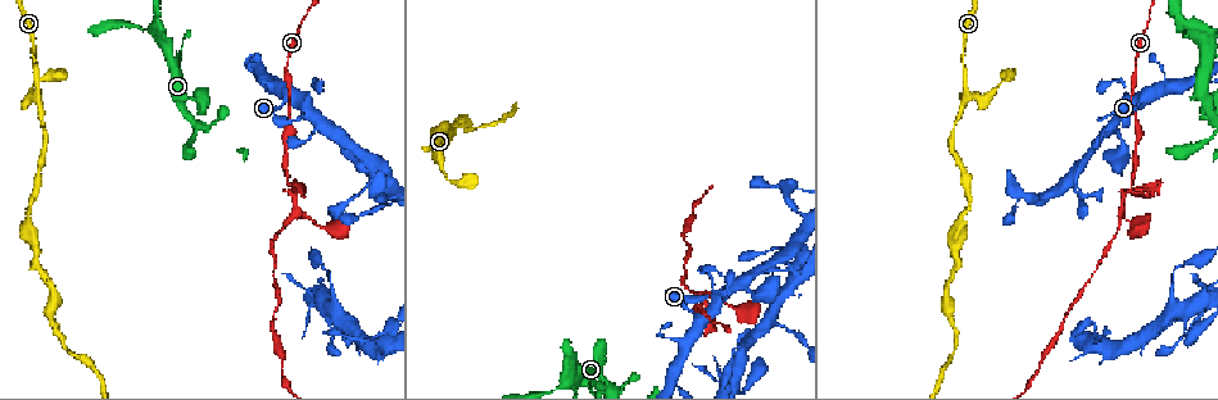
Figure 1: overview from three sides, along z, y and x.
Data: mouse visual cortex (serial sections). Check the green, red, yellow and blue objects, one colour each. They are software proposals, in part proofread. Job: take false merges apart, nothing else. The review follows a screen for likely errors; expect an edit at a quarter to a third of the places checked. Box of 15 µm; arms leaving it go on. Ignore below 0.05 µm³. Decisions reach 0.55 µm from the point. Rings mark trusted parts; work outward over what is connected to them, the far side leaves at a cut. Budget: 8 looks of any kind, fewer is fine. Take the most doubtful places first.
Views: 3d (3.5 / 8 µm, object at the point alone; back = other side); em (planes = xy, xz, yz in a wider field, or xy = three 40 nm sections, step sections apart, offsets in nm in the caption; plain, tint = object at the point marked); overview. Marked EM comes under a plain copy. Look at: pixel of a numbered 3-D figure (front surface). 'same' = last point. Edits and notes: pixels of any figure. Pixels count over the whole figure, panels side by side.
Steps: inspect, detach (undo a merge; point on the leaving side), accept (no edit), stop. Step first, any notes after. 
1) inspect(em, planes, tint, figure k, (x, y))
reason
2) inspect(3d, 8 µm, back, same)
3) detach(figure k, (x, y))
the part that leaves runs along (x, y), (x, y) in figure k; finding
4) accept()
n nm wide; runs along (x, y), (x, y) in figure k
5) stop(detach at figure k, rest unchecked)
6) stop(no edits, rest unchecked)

inspect(3d, 8 µm, figure 1, (706, 305))
two arms in line, one across

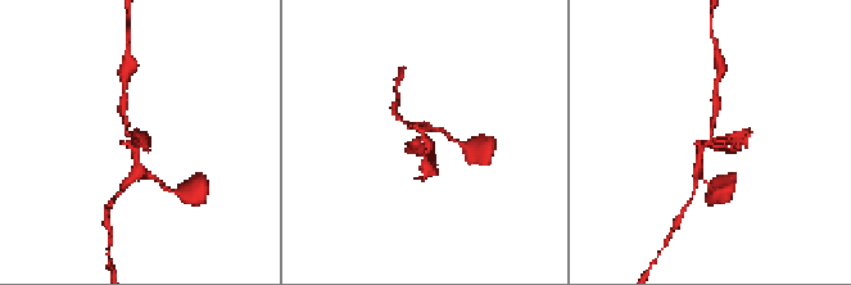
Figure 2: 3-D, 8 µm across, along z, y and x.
inspect(em, xy, step 3, tint, figure 2, (709, 141))
shape alone is not enough

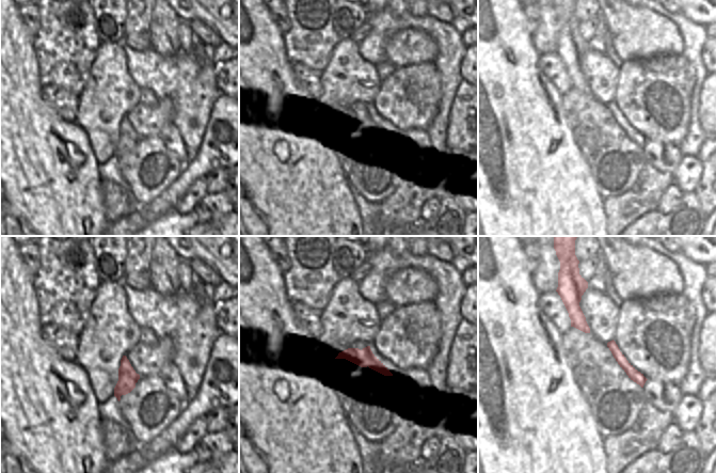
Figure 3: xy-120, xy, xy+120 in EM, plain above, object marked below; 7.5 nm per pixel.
accept()
140 nm wide; runs along (122, 105), (134, 157), (143, 171) in figure 2; one cell here

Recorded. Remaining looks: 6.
inspect(3d, 3.5 µm, figure 1, (575, 379))
branch point

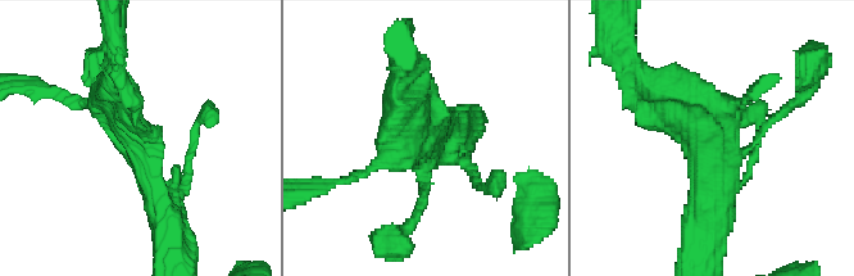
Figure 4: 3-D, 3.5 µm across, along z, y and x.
inspect(em, xy, step 5, tint, figure 4, (707, 132))

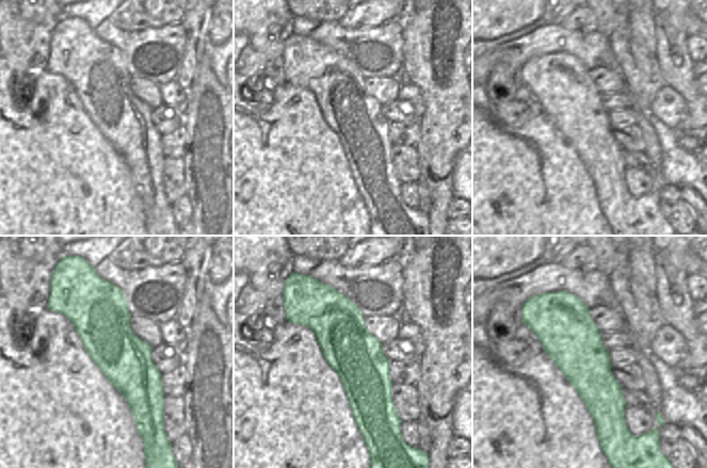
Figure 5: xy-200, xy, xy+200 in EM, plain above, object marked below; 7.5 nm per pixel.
accept()
runs along (708, 212), (708, 134), (649, 82) in figure 4; one cell here

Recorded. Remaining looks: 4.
inspect(3d, 3.5 µm, figure 1, (1126, 94))
narrows sharply

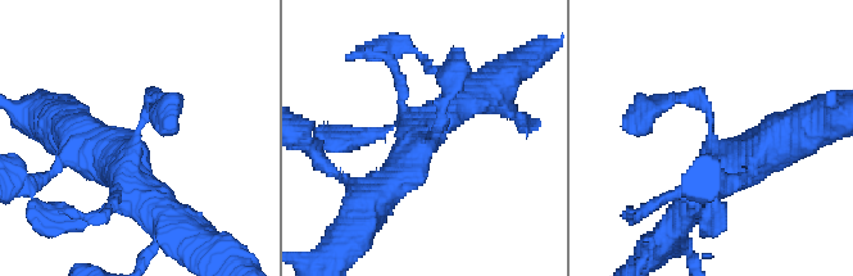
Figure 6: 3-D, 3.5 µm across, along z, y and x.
inspect(em, xy, step 5, tint, figure 6, (144, 125))
arms of 150, 450 nm; now the EM

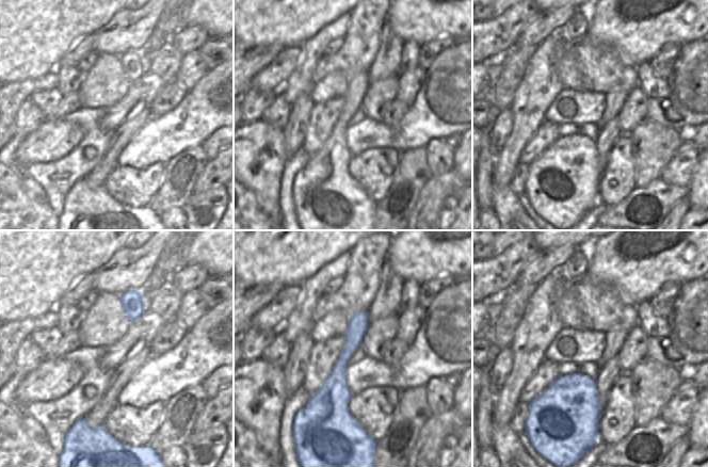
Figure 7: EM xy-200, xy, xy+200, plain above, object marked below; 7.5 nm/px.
accept()
runs along (393, 177), (436, 132), (452, 80) in figure 6; all the same cell

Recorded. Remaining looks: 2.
inspect(3d, 3.5 µm, figure 1, (971, 203))
narrows sharply

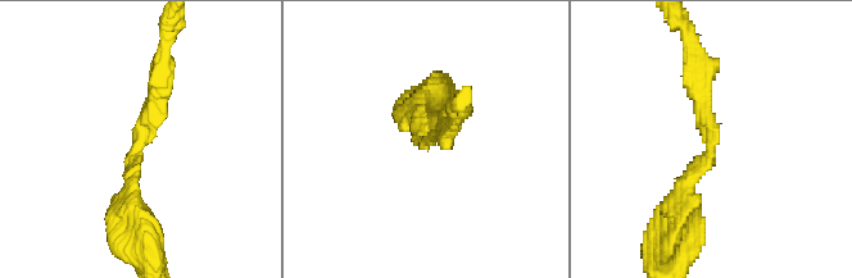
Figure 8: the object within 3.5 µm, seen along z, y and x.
inspect(em, xy, step 5, tint, figure 8, (711, 145))
arms of 250, 300 nm

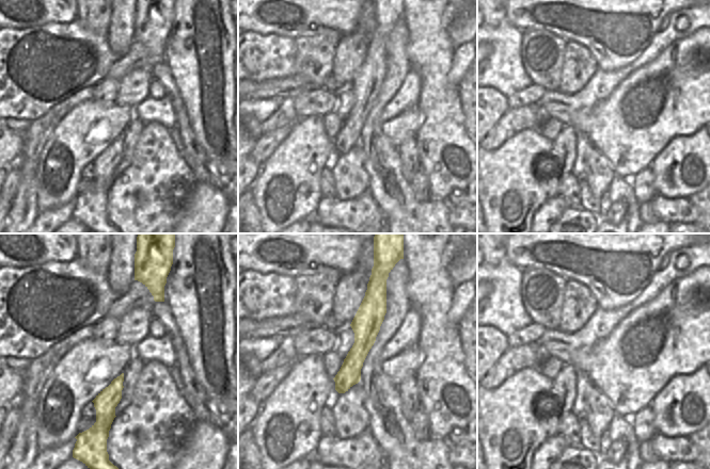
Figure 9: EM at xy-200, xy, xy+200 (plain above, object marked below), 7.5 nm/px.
accept()
runs along (163, 72), (139, 131), (131, 222) in figure 8; continuous, no second cell

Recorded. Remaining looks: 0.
stop(no edits, rest unchecked)

